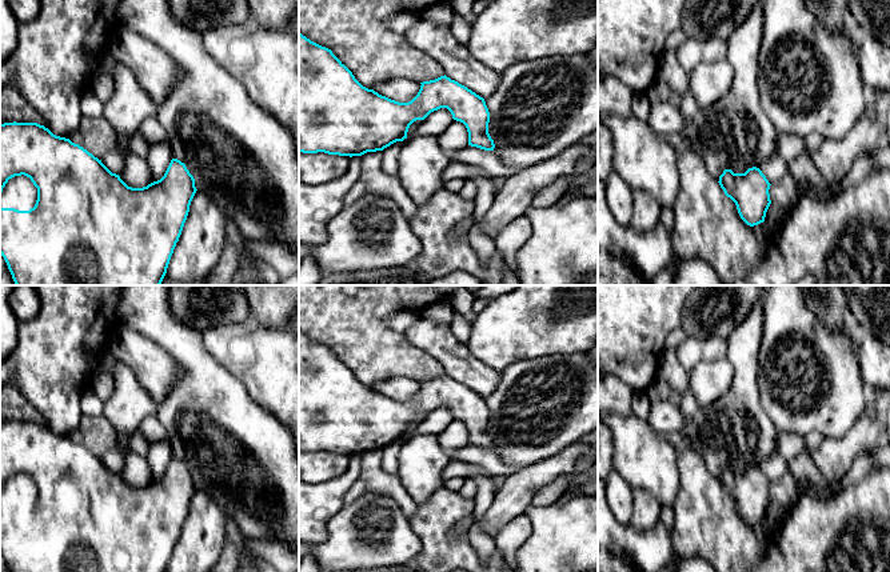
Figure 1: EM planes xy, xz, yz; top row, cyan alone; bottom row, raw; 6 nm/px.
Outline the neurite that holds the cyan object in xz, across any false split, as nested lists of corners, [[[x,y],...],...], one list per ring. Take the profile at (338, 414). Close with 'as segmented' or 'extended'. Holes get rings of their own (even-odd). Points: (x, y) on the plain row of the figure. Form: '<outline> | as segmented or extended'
[[[299,332],[299,451],[352,456],[383,449],[407,437],[414,420],[424,419],[440,407],[447,407],[454,419],[466,424],[468,444],[494,449],[488,432],[490,411],[483,396],[446,373],[420,383],[411,400],[391,399],[363,385],[331,348]]] | as segmented

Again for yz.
[[[749,467],[745,472],[725,468],[718,481],[725,493],[735,501],[741,517],[747,524],[754,525],[765,520],[771,503],[771,483],[759,467]]] | as segmented

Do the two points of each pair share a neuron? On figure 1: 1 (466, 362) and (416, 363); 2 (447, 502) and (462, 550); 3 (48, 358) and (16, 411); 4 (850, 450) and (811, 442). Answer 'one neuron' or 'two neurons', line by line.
1: two neurons
2: one neuron
3: two neurons
4: two neurons

